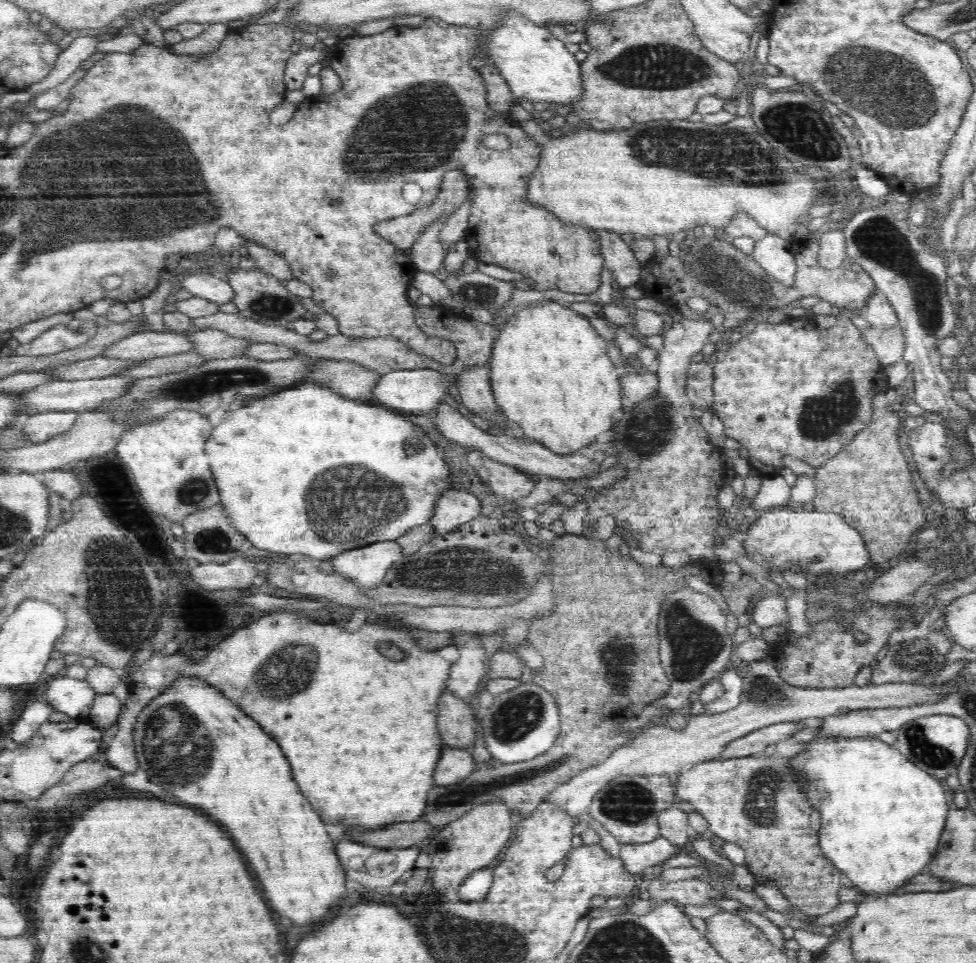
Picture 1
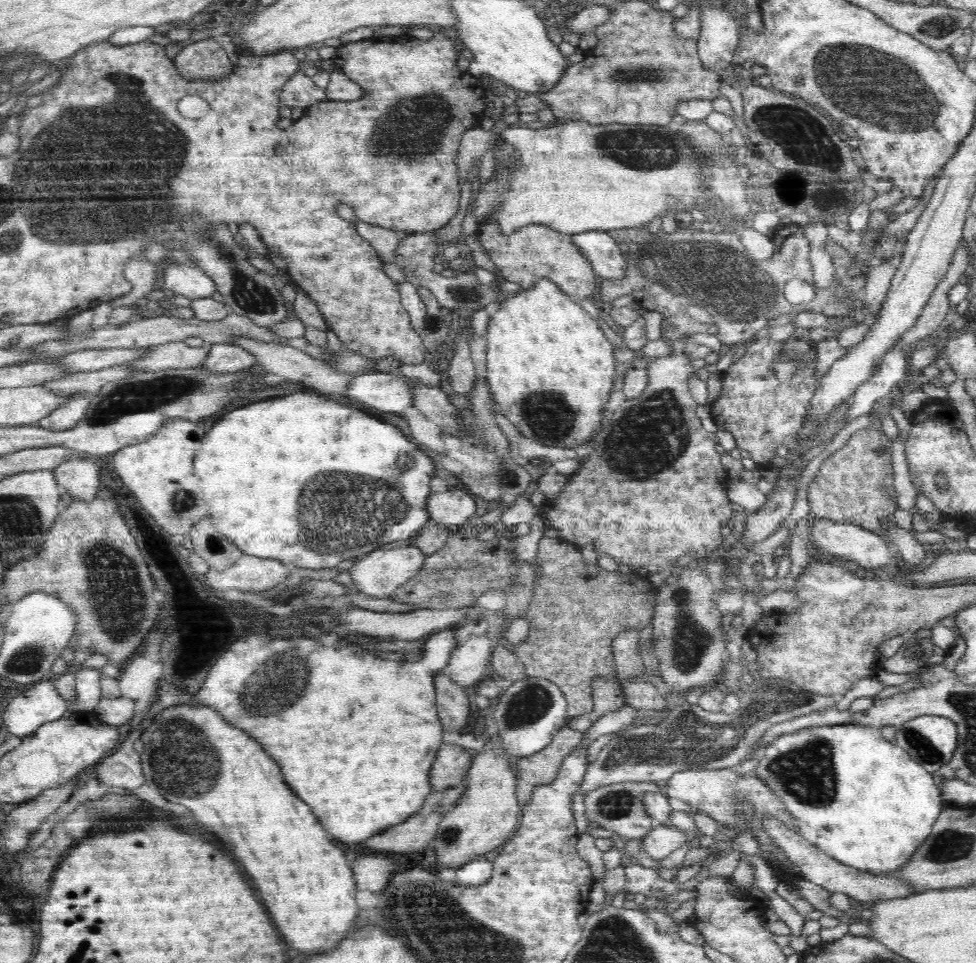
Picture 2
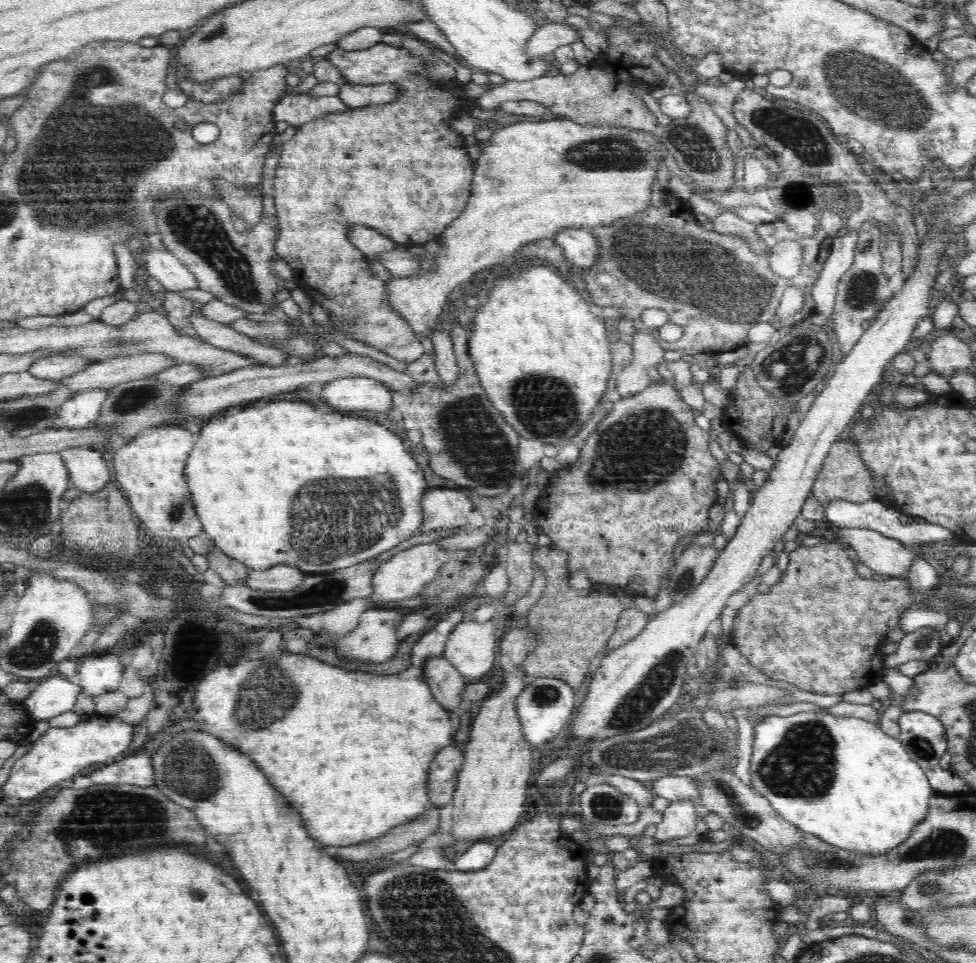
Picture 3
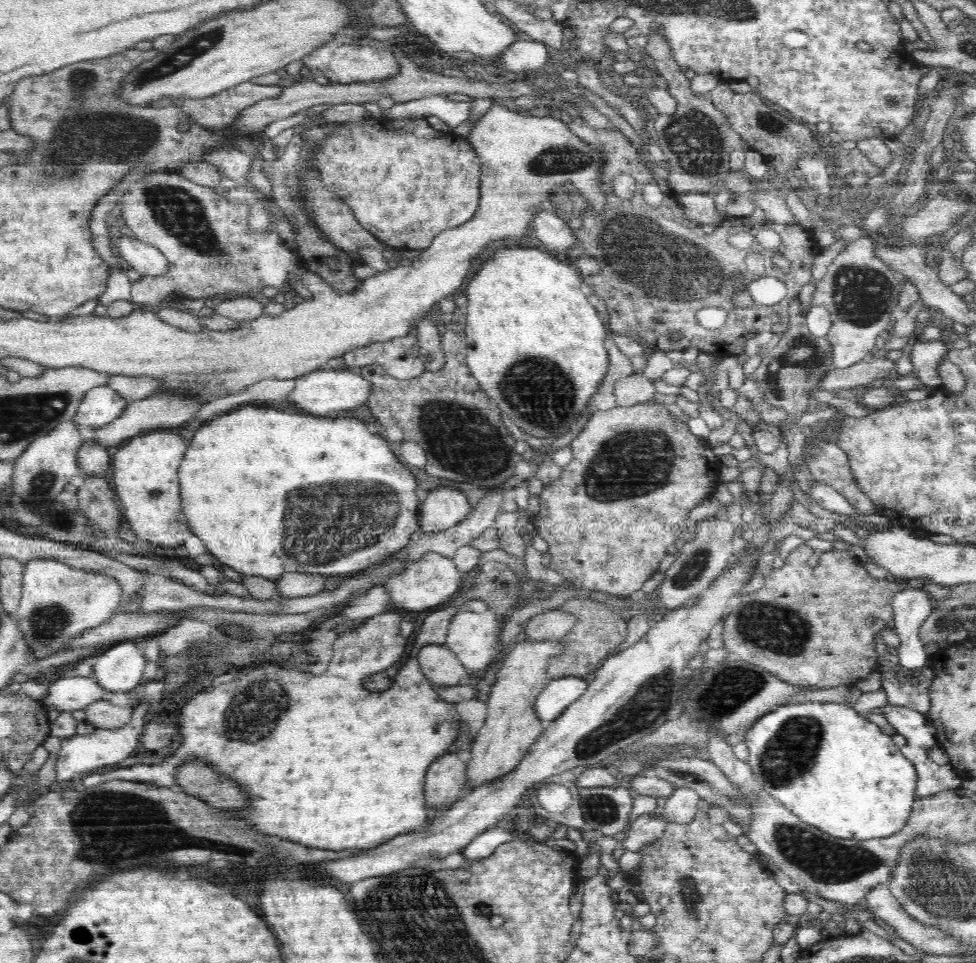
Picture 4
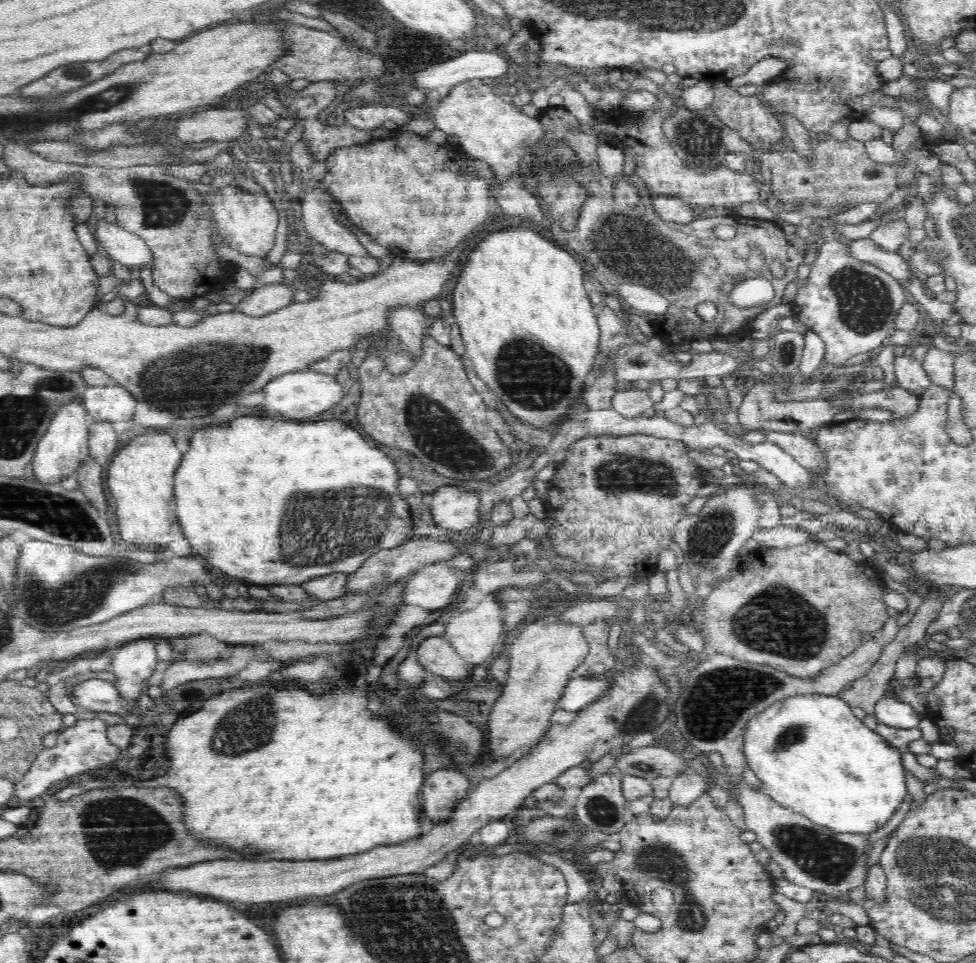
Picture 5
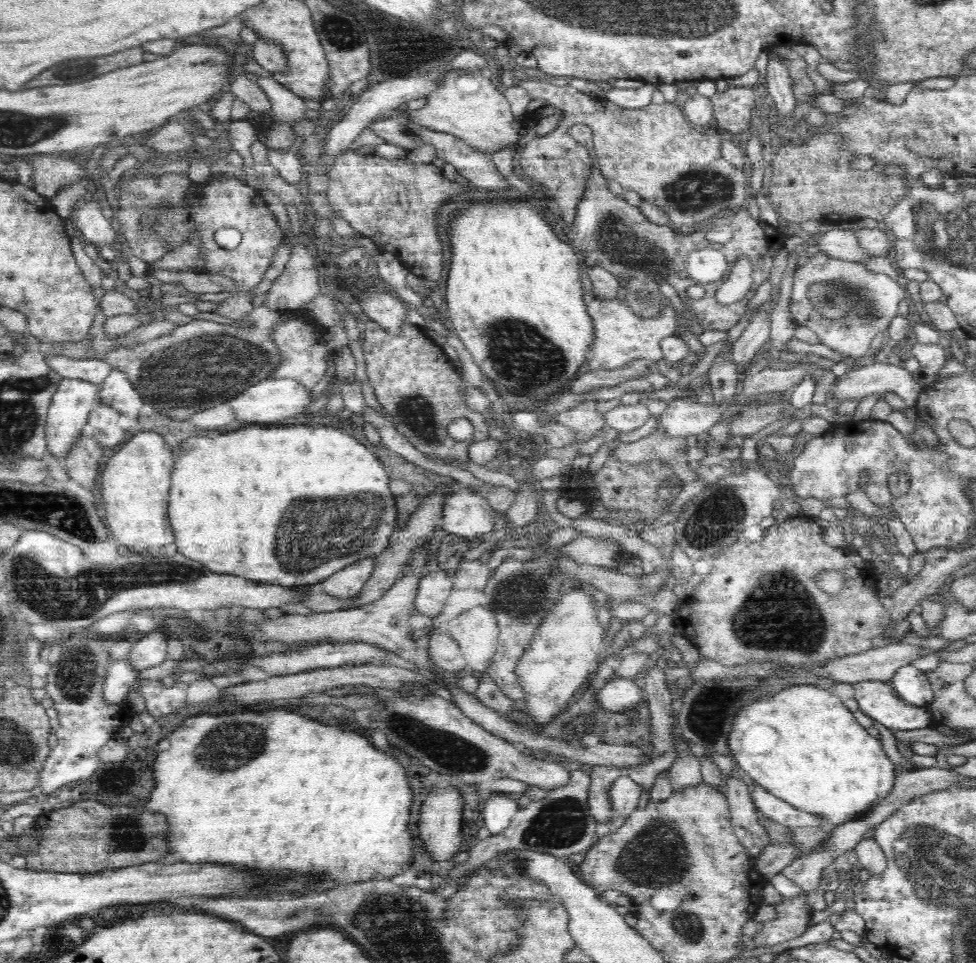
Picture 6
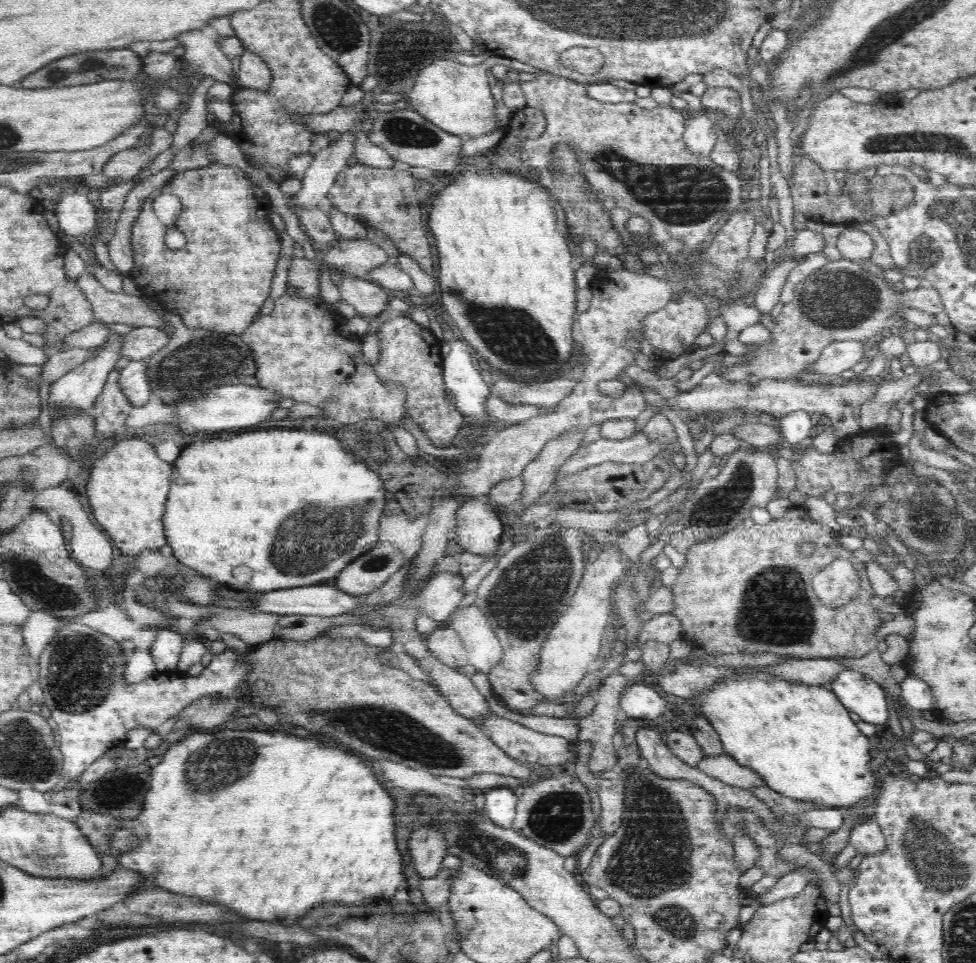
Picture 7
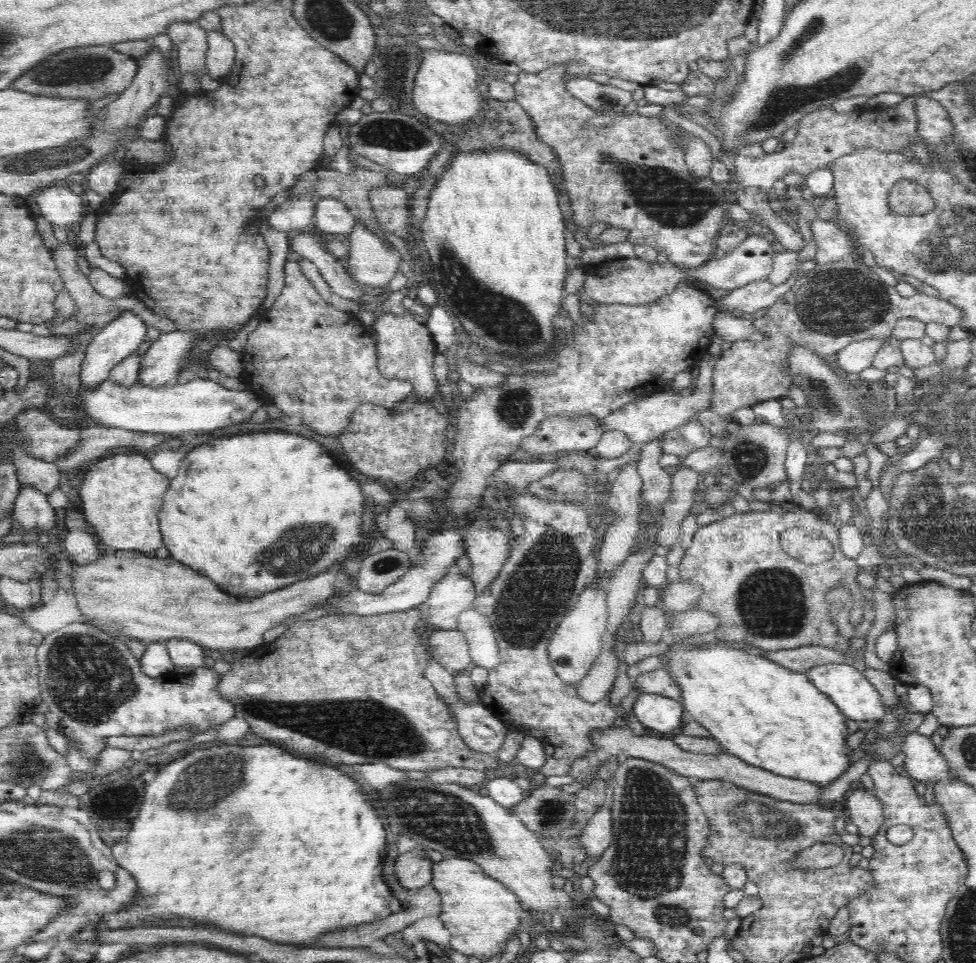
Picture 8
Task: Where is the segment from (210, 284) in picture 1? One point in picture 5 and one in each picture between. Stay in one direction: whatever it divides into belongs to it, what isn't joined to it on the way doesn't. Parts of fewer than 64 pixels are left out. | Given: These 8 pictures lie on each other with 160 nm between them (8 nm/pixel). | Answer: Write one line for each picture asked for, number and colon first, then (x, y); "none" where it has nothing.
2: (191, 282)
3: (162, 265)
4: (149, 261)
5: (122, 246)

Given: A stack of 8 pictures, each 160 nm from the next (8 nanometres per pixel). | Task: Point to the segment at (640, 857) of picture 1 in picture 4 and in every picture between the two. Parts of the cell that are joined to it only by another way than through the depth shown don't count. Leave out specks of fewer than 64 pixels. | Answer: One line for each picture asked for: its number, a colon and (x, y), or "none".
2: (663, 839)
3: (679, 819)
4: (681, 806)

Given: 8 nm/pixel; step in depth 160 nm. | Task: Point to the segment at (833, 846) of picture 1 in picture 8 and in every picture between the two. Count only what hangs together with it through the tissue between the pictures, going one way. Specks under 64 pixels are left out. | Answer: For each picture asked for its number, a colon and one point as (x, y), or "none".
2: (861, 799)
3: (843, 780)
4: (831, 767)
5: (812, 755)
6: (803, 745)
7: (799, 738)
8: (771, 717)

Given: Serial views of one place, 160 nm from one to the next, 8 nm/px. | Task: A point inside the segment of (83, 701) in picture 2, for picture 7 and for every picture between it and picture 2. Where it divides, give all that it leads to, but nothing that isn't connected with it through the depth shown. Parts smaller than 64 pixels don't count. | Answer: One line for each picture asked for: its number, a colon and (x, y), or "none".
3: (98, 674)
4: (120, 668)
5: (132, 664)
6: (152, 650)
7: (166, 649)

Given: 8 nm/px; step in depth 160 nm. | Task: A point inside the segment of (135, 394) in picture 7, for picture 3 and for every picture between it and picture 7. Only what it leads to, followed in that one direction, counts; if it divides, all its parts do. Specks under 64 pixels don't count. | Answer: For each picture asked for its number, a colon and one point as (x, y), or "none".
3: (78, 412)
4: (99, 406)
5: (110, 403)
6: (117, 391)

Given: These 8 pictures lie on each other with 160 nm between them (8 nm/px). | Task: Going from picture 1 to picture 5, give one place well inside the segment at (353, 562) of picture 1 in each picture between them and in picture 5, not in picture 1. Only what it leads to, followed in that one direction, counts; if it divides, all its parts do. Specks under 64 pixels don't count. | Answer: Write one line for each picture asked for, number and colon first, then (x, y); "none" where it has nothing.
2: (378, 573)
3: (404, 575)
4: (434, 578)
5: (432, 587)

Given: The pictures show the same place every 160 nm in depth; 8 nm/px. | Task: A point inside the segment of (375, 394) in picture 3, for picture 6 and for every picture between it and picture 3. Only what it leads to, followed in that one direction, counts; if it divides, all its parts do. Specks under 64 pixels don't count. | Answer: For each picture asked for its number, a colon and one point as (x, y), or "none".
4: (319, 392)
5: (303, 393)
6: (272, 399)

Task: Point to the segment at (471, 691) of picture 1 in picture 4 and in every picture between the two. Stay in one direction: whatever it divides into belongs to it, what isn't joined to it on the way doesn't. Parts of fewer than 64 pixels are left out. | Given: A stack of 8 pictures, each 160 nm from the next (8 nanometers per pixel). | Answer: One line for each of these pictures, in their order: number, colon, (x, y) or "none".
2: (469, 664)
3: (471, 648)
4: (471, 636)

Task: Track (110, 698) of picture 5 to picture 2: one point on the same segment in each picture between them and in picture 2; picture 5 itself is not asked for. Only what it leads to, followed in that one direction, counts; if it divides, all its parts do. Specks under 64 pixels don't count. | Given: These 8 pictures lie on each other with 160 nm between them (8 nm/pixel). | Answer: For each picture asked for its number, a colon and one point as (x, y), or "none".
2: (41, 704)
3: (55, 696)
4: (68, 694)

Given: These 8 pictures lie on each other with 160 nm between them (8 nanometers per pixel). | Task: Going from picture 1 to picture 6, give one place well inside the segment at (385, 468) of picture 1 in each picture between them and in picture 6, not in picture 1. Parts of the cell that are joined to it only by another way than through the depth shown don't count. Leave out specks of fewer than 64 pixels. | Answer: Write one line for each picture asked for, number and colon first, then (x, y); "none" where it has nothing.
2: (257, 461)
3: (270, 482)
4: (265, 490)
5: (266, 502)
6: (260, 503)

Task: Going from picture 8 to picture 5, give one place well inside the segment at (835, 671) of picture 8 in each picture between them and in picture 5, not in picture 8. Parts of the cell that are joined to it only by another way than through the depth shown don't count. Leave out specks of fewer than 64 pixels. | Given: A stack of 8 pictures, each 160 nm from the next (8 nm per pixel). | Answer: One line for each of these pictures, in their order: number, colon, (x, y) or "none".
5: (889, 710)
6: (878, 700)
7: (859, 694)

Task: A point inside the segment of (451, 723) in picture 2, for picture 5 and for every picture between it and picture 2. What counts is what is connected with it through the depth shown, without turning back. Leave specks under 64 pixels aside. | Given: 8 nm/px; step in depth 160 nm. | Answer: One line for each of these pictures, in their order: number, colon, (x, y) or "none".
3: (447, 685)
4: (440, 665)
5: (436, 654)

